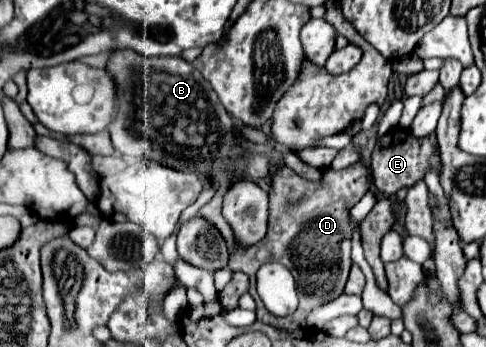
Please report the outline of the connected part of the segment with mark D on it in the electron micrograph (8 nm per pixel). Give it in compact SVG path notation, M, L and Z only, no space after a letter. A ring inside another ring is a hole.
M363 163L349 165L341 171L333 171L329 167L321 169L321 183L309 181L297 175L287 165L281 165L271 175L269 187L269 225L267 235L261 243L251 247L239 247L235 243L235 235L231 225L221 215L221 201L223 195L217 193L207 205L201 207L199 215L211 221L223 235L227 249L229 249L229 267L233 271L243 271L251 277L249 293L255 293L255 273L263 263L279 261L287 265L297 281L299 291L299 307L289 317L271 317L269 311L259 303L257 319L267 325L281 327L281 329L299 329L305 327L305 317L317 305L323 305L343 293L347 283L347 275L351 269L351 227L347 211L369 191L371 185L371 169Z

